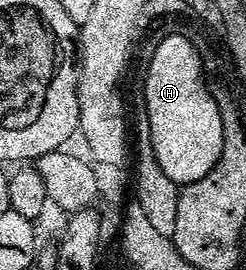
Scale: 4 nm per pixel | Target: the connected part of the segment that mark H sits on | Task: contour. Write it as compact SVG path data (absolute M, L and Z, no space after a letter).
M182 32L167 35L152 50L145 70L143 108L149 121L153 155L174 184L194 182L215 168L223 152L223 120L209 91L203 54Z

